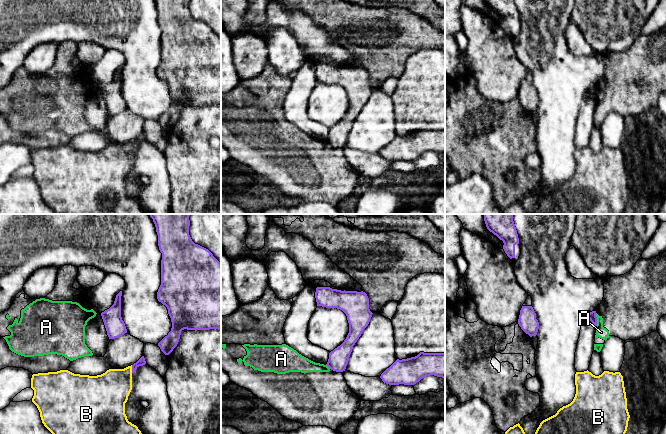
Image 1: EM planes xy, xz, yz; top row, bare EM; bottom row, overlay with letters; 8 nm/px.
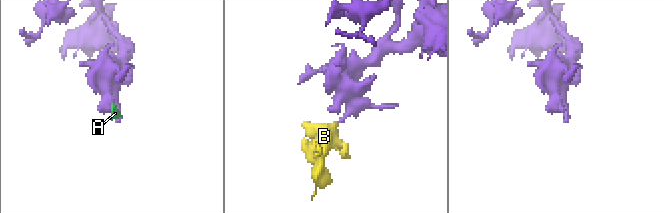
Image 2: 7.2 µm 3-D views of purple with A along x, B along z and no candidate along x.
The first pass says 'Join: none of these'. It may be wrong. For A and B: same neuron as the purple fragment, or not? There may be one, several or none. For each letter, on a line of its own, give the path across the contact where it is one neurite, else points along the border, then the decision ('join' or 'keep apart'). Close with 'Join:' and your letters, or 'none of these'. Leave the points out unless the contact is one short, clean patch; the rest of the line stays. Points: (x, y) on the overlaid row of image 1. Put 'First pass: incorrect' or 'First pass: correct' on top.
First pass: incorrect
A: border along yz (595, 313), (596, 326); keep apart
B: runs through xy (141, 361), (132, 369), (110, 390); join
Join: B

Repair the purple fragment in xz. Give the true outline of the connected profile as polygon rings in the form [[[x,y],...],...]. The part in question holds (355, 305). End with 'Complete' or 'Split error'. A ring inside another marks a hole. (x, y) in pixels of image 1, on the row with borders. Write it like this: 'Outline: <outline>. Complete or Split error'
Outline: [[[317,287],[317,306],[342,310],[349,323],[349,333],[344,342],[329,353],[327,366],[336,372],[343,372],[349,361],[353,346],[368,326],[372,317],[369,298],[363,291],[341,291],[330,287]]]. Complete

